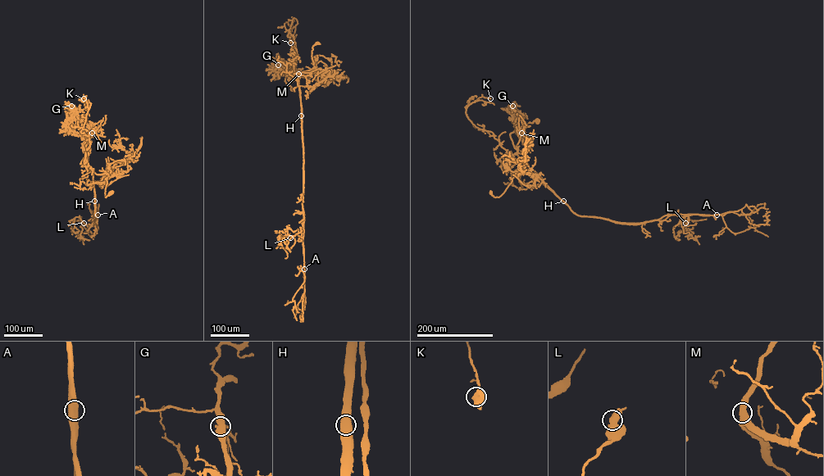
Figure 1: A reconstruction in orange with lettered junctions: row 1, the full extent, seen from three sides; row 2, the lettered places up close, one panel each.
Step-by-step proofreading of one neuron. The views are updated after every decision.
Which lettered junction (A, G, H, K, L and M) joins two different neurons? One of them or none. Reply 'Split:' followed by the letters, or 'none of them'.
Split: A

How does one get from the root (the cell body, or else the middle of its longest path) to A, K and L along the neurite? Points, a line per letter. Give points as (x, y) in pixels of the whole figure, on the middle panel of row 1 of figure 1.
A: (317, 43), (311, 52), (316, 71), (303, 71), (299, 79), (303, 158), (304, 269)
K: (317, 43), (311, 52), (316, 71), (301, 73), (299, 95), (289, 30), (294, 18), (290, 42)
L: (317, 43), (311, 52), (316, 71), (303, 71), (299, 79), (304, 216), (302, 231), (290, 238)

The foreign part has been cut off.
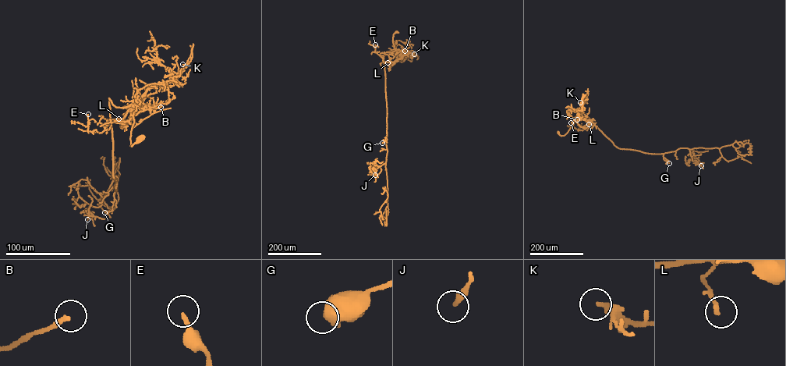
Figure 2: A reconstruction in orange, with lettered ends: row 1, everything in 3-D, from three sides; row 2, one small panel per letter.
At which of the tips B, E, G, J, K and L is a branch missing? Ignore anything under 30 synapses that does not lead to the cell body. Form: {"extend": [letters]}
{"extend": ["E"]}

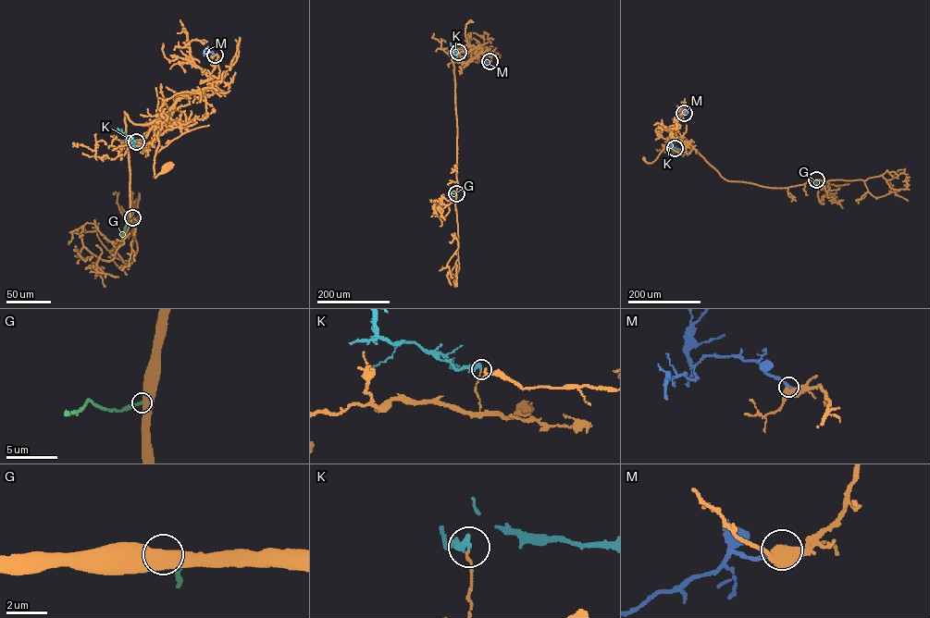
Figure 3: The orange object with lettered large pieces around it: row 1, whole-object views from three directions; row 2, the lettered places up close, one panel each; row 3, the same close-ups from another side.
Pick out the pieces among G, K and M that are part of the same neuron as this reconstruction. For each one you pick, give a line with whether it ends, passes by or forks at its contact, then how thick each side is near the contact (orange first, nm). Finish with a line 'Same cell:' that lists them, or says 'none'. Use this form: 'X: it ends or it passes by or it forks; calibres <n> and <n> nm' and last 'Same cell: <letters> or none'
Same cell: none

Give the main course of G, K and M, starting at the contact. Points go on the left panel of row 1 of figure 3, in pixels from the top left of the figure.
G: (132, 217), (121, 235)
K: (136, 142), (128, 139), (117, 128)
M: (215, 55), (207, 52), (204, 55)

